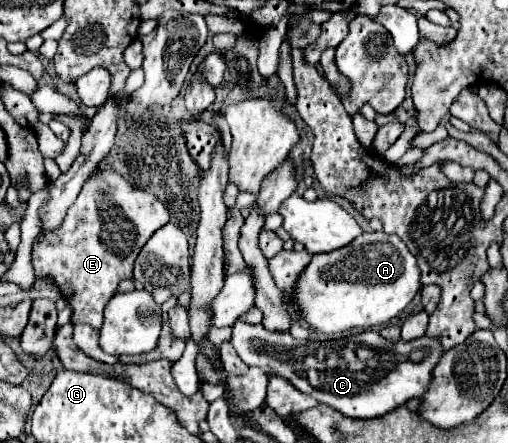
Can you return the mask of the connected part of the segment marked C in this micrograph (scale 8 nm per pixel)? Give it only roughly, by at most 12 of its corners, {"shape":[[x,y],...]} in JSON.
{"shape":[[235,322],[247,366],[349,418],[423,396],[445,352],[375,330],[301,342]]}

